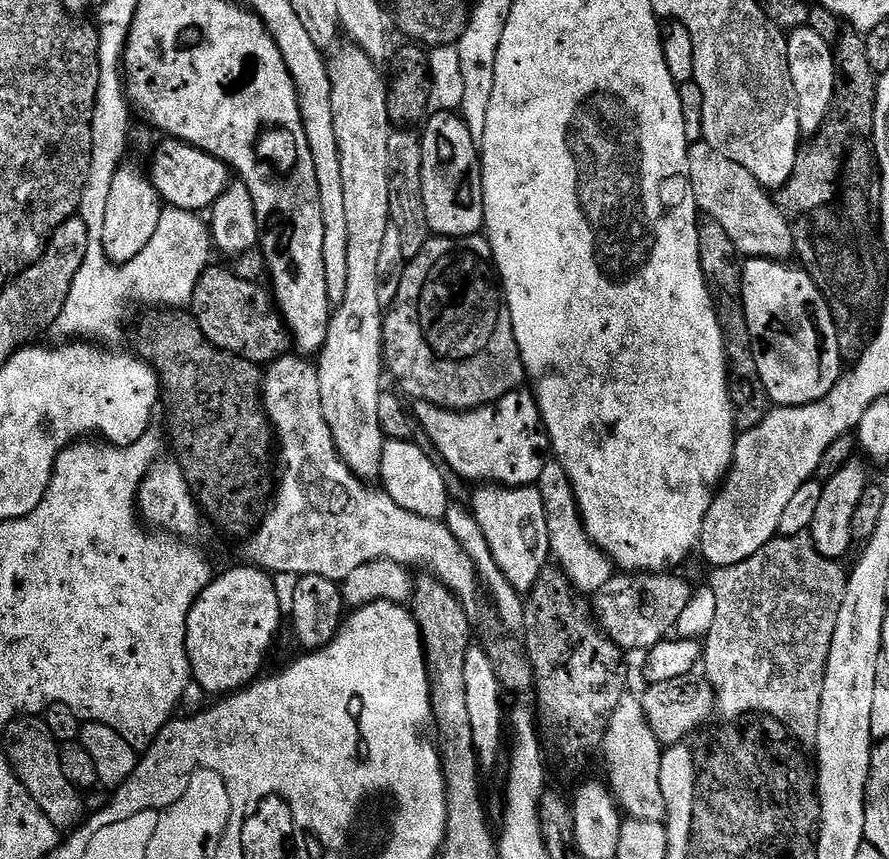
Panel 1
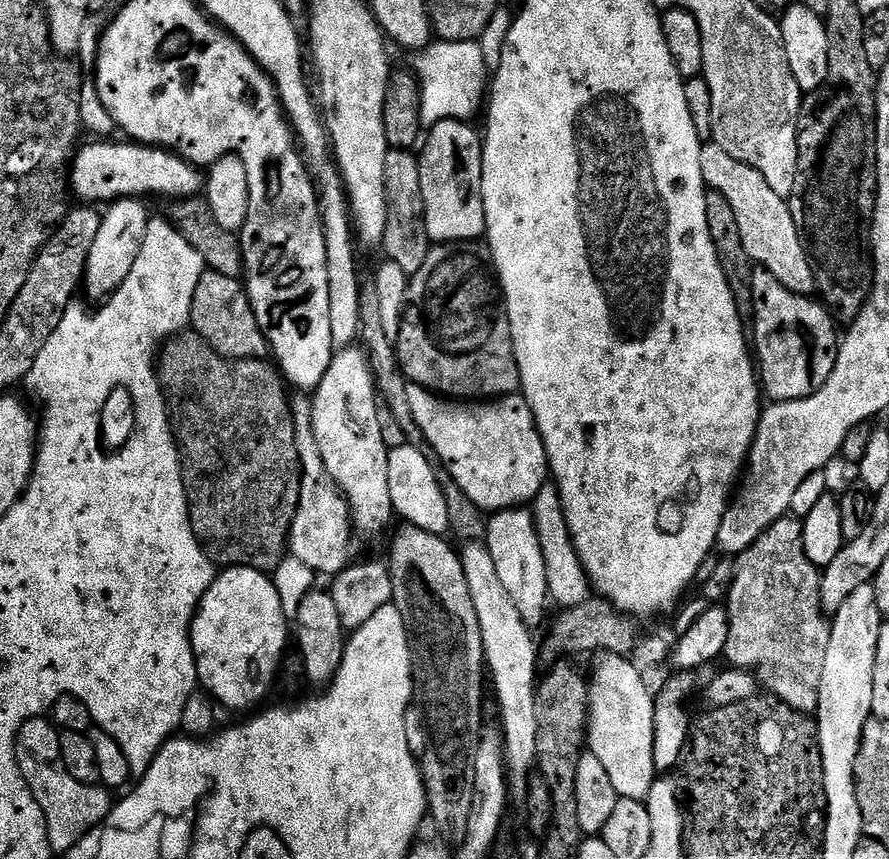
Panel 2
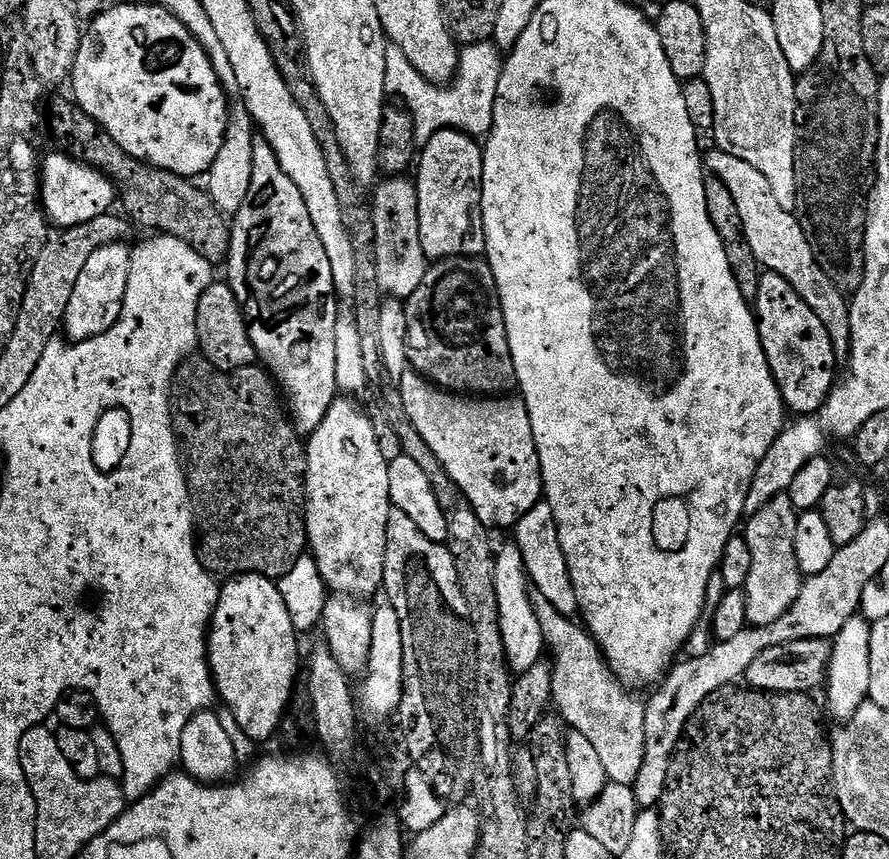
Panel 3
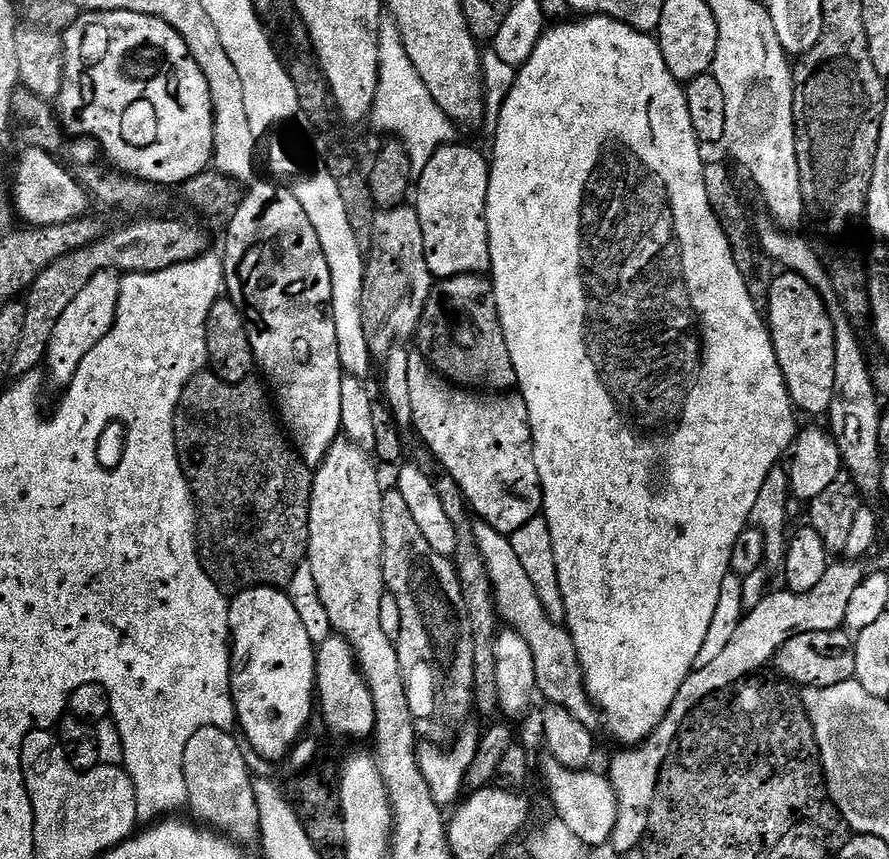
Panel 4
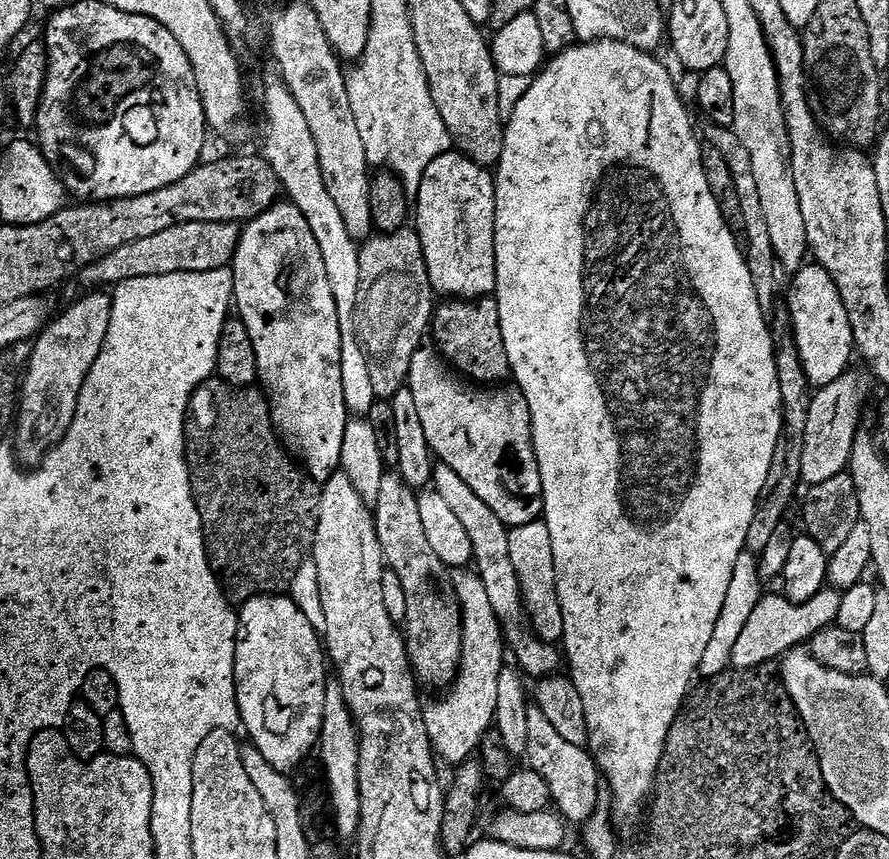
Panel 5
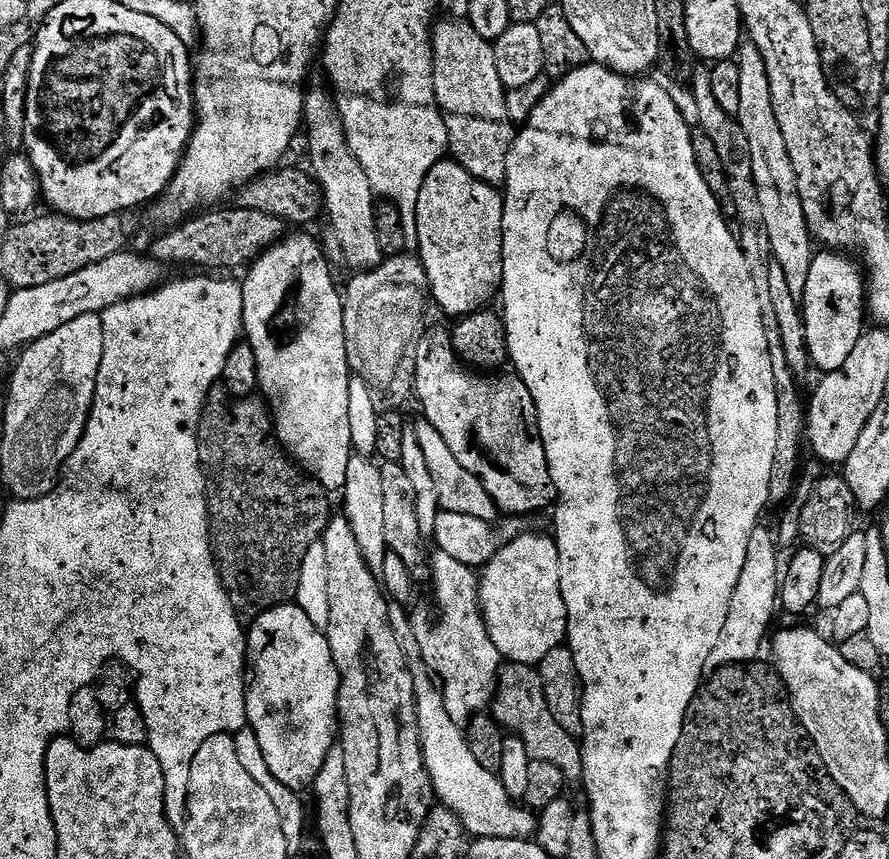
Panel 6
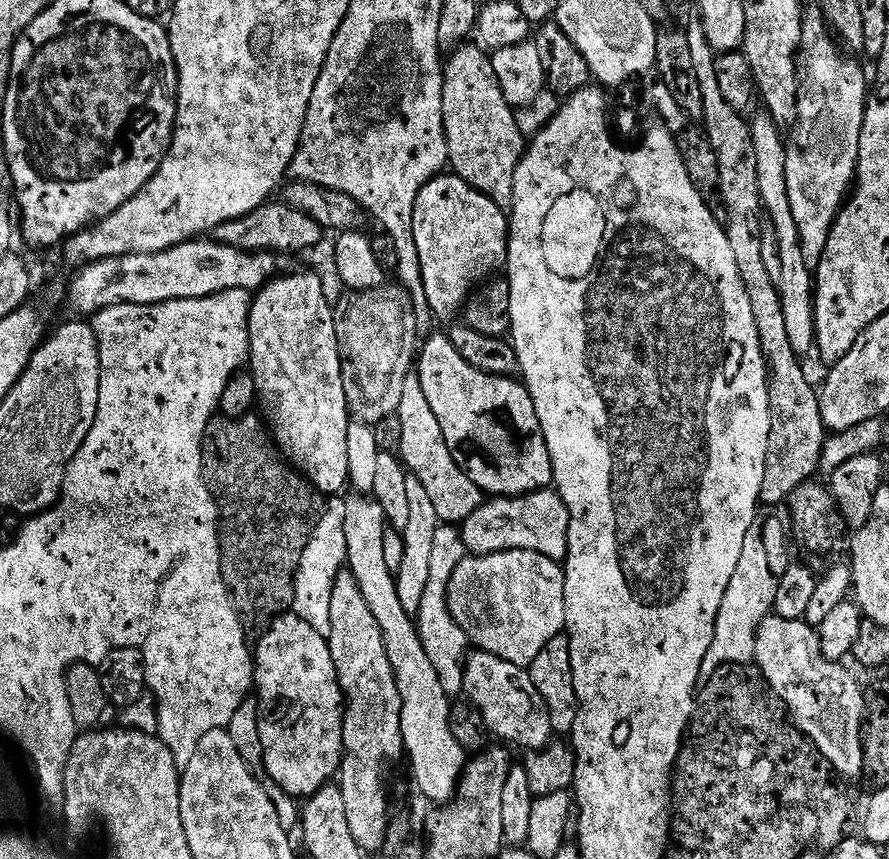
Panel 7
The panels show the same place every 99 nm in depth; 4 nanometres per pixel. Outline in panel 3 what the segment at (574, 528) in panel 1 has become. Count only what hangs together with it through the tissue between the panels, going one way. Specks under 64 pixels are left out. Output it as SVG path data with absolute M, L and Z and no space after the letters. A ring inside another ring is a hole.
M541 502L519 520L514 529L514 543L522 550L524 568L528 571L531 587L558 610L558 614L572 618L579 613L578 594L574 594L574 582L570 582L570 570L566 566L566 554L558 542L558 526L554 522L554 510L547 502Z

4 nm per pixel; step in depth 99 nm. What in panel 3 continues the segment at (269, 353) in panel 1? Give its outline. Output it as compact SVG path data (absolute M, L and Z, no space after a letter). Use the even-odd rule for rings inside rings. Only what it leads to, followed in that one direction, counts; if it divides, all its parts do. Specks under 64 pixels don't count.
M213 282L198 302L196 343L199 355L223 372L251 368L258 360L256 347L248 333L250 320L246 315L246 308L244 312L240 304L243 304L241 297L234 294L227 282Z

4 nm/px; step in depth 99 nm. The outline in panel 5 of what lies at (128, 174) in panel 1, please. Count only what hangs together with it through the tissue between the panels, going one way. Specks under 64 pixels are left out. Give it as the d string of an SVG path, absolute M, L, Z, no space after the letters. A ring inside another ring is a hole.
M92 290L84 295L88 296L70 305L35 337L28 369L22 372L18 407L14 413L14 451L17 461L28 470L41 464L46 453L62 442L70 430L78 408L78 394L82 394L82 382L86 374L90 374L90 366L94 366L98 354L102 354L106 330L110 330L111 295L104 290Z

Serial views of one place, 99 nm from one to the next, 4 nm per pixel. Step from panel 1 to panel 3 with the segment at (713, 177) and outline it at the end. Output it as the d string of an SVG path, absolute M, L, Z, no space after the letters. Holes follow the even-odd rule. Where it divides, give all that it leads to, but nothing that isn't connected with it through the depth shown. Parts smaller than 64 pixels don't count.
M714 148L705 155L704 161L705 169L711 175L718 177L722 182L726 182L730 195L738 206L738 214L742 217L744 240L750 242L750 250L754 250L754 258L758 258L761 269L774 274L782 274L782 278L786 278L786 282L790 282L790 286L794 286L794 290L800 295L802 302L806 302L806 306L810 306L810 310L814 310L814 314L818 314L822 326L826 326L826 334L830 334L830 342L834 346L837 361L847 361L852 351L849 297L840 292L838 286L834 286L834 282L830 282L830 278L826 278L826 270L822 270L822 266L818 266L814 250L810 246L795 212L782 210L778 198L774 195L773 188L770 187L770 182L766 182L766 177L750 163L743 161L742 158L737 158L732 154L726 154L725 151Z

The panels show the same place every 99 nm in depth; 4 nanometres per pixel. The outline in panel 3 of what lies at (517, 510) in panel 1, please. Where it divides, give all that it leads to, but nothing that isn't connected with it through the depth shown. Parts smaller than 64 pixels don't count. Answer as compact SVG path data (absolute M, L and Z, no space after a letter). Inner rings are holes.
M508 542L495 549L496 569L494 570L494 584L497 588L498 614L500 628L505 642L505 654L511 671L521 674L530 670L535 663L542 660L546 652L542 628L538 626L538 614L534 614L532 592L528 571L524 568L522 550L514 542Z

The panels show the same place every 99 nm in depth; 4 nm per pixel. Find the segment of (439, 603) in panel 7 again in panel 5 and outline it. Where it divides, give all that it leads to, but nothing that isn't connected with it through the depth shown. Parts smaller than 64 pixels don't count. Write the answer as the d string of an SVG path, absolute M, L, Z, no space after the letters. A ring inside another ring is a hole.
M467 569L452 572L452 585L463 610L463 650L456 680L444 702L423 707L424 725L431 738L433 751L443 760L458 766L471 759L479 749L481 738L493 727L498 706L498 681L506 667L506 642L503 629L487 597L480 576Z

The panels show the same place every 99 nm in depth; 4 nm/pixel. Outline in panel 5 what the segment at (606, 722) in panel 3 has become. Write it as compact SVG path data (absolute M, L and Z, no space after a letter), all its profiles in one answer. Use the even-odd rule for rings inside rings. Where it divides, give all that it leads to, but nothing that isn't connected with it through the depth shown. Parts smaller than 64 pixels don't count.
M437 463L432 474L432 484L434 491L442 494L446 506L450 506L450 510L458 517L458 522L462 522L470 537L474 572L486 586L487 597L490 598L494 614L500 620L507 647L516 651L515 663L519 671L525 677L533 676L533 681L536 682L546 676L557 675L562 668L562 652L555 643L541 640L532 631L520 593L518 576L514 574L514 566L510 562L509 528L504 525L502 518L498 518L498 514L494 514L494 510L490 510L490 506L486 506L486 502L482 502L482 498L478 498L478 494L474 494L474 490L470 490L470 486L466 486L466 482L462 482L462 478L458 478L458 474L454 474L454 470L450 470L450 466Z

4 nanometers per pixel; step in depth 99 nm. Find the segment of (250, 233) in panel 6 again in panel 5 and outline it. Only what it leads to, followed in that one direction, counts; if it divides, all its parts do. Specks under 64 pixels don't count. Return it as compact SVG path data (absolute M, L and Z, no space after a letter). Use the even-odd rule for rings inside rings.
M186 222L170 226L170 230L162 230L150 238L138 238L138 242L126 242L126 246L118 246L118 250L83 268L78 273L78 280L85 284L85 289L92 290L97 286L115 286L130 278L154 278L162 274L227 268L238 250L241 231L240 224L222 222Z

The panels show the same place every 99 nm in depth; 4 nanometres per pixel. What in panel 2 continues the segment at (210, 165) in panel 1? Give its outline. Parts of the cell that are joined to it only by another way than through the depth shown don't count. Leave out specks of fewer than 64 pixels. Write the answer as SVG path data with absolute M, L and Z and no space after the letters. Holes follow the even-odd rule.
M92 142L96 144L85 143L83 147L77 151L76 155L70 161L70 192L73 197L76 196L80 202L96 202L92 200L104 200L103 202L115 202L125 198L149 198L148 196L169 196L169 201L190 200L201 195L202 189L206 184L206 176L197 165L192 164L189 160L183 160L177 152L170 152L167 148L153 146L150 144L137 144L135 142L124 142L128 144L108 144L112 142Z

